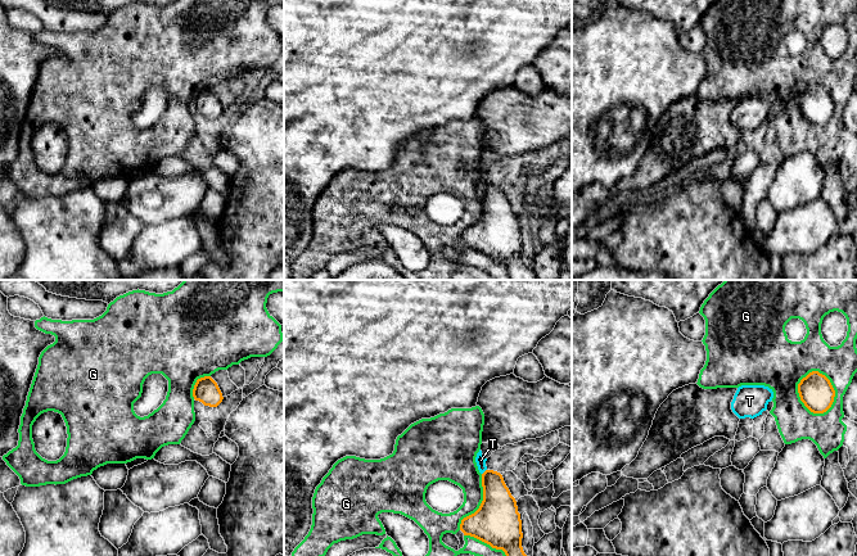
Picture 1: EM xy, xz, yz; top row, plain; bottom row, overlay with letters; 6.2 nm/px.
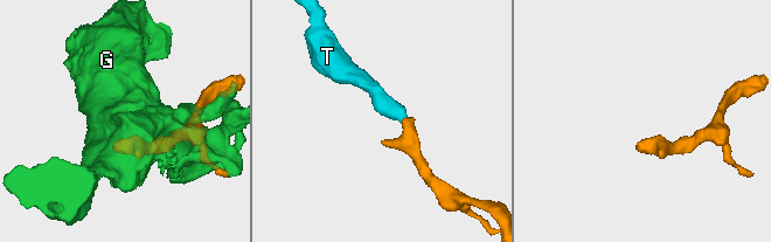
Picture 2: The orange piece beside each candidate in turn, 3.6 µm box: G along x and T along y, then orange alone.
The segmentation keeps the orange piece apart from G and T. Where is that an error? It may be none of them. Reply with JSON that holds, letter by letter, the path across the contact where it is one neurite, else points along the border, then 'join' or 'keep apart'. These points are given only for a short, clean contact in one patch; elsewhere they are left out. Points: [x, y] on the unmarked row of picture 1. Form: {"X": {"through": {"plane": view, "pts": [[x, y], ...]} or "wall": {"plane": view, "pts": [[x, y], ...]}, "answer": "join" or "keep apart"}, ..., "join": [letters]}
{"G": {"answer": "keep apart"}, "T": {"through": {"plane": "xz", "pts": [[499, 221], [494, 197], [485, 184], [481, 172]]}, "answer": "join"}, "join": ["T"]}

